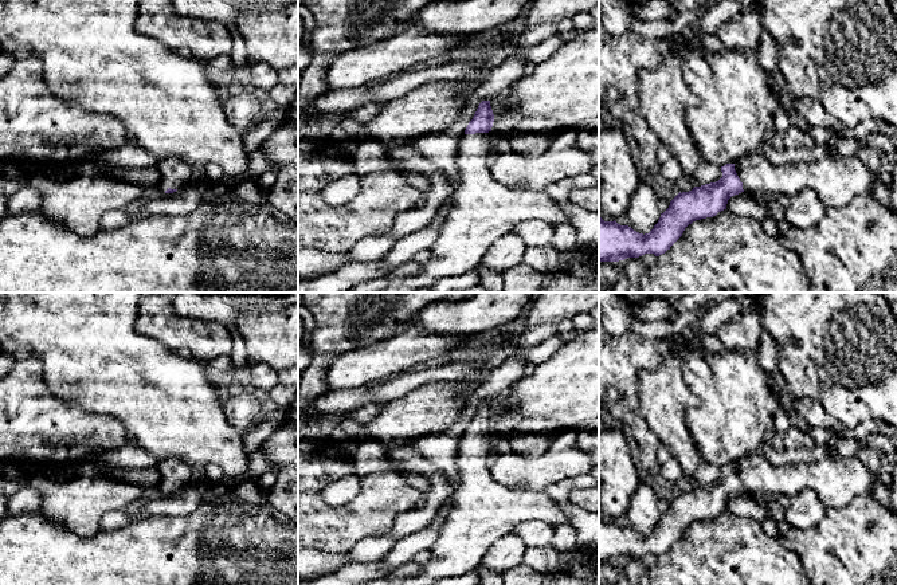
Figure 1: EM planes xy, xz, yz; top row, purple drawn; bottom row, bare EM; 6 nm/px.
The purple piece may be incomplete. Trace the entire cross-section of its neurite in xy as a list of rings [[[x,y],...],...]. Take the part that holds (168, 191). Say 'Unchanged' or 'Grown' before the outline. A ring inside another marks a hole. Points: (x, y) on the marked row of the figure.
Grown. [[[169,158],[156,165],[158,170],[158,185],[156,192],[173,193],[181,187],[195,181],[197,172],[188,164]]]

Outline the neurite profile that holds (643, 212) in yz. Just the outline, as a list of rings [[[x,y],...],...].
[[[639,182],[626,211],[628,227],[649,233],[661,217],[659,199],[653,187]]]

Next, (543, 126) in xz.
[[[522,118],[518,123],[518,131],[521,134],[529,133],[555,138],[563,129],[555,121],[547,118]]]

